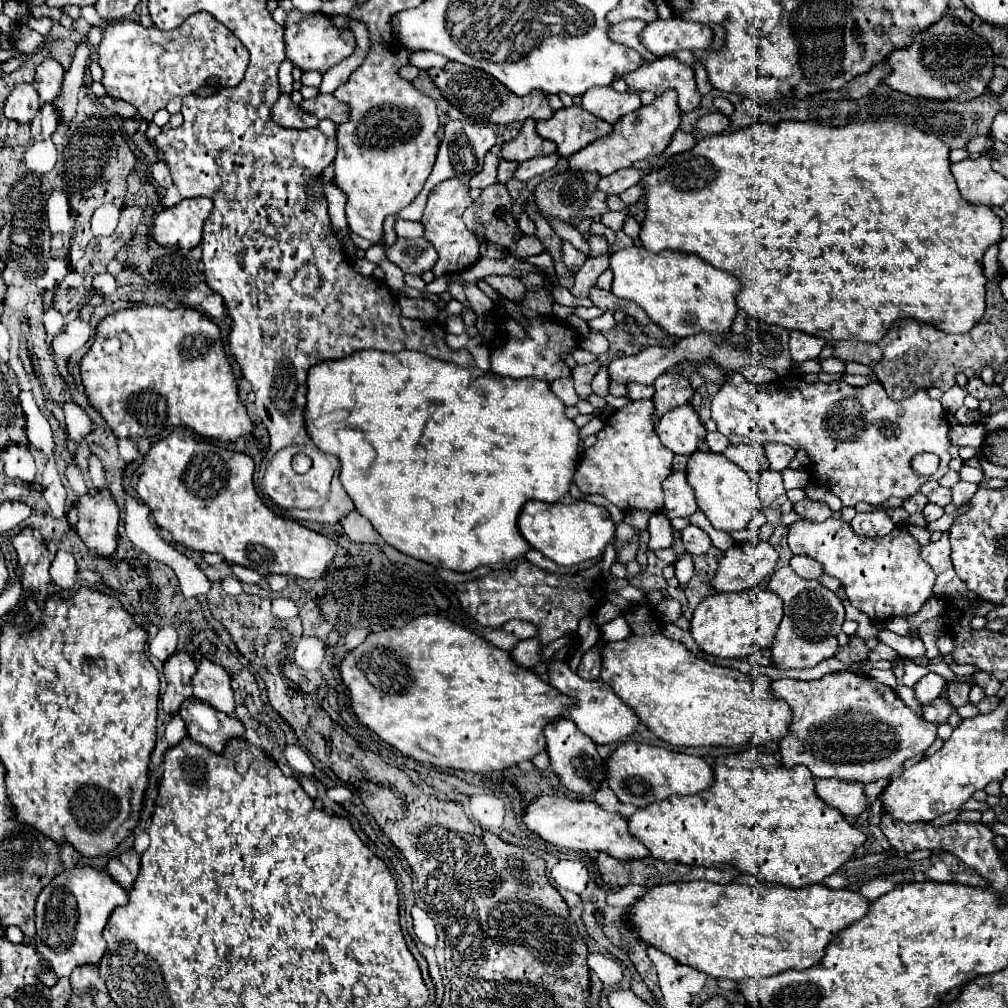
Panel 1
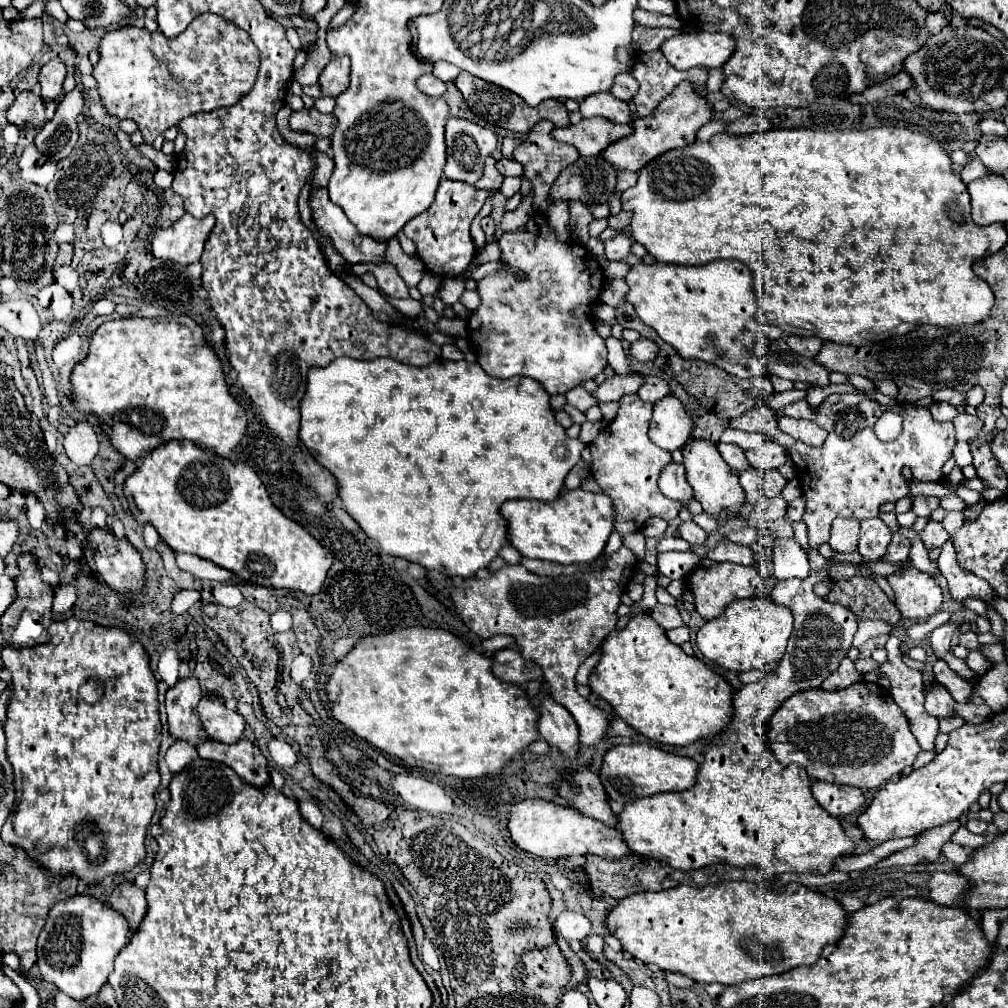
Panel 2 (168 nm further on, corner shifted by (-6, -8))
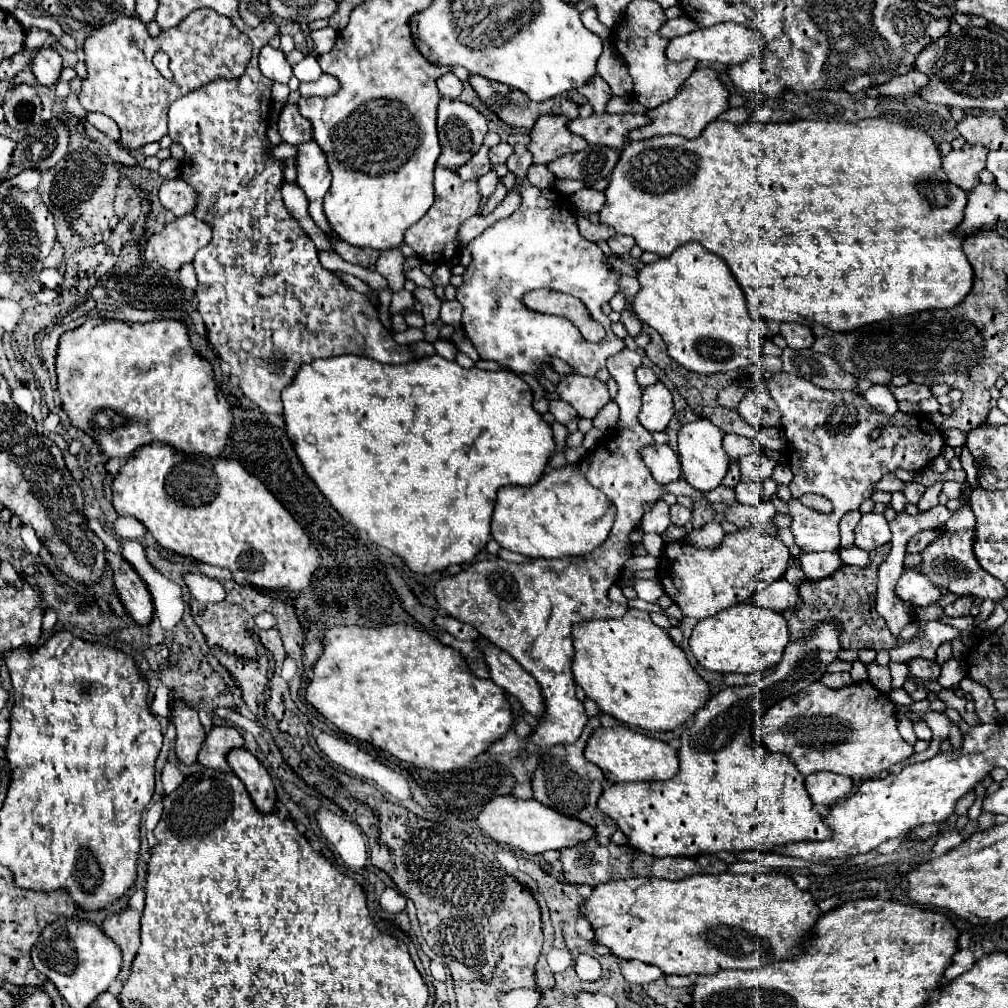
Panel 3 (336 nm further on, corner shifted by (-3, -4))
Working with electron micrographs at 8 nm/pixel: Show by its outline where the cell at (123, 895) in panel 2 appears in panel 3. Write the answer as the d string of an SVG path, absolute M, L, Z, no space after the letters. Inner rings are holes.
M127 908L115 916L109 916L103 922L103 932L121 948L123 954L123 966L117 976L119 986L129 978L131 964L139 950L139 920L141 920L141 912Z

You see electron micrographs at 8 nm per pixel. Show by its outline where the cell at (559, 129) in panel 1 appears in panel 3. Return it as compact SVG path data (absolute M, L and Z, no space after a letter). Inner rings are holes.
M647 112L643 114L593 114L589 118L575 118L569 122L569 130L577 136L583 136L589 144L603 144L611 148L623 148L629 140L633 128L649 124Z

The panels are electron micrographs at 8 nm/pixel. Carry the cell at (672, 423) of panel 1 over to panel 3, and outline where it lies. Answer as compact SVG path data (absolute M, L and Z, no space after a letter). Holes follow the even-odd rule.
M661 382L643 388L643 404L639 412L639 422L649 432L663 432L671 418L673 418L671 392Z

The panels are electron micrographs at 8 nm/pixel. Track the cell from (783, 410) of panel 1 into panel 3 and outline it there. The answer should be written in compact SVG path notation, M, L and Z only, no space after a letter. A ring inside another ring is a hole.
M787 372L773 374L767 386L783 414L783 432L787 436L789 466L793 472L793 480L789 484L789 512L793 516L791 532L795 544L803 552L839 550L837 524L841 516L849 510L859 510L861 502L871 496L873 484L881 480L883 474L897 468L919 470L931 458L941 454L945 444L933 424L901 412L893 418L881 416L857 392L829 392ZM875 428L881 430L881 436L877 440L869 440L867 434ZM805 492L829 498L833 502L833 512L819 514L815 510L807 510L807 506L799 502L799 496Z

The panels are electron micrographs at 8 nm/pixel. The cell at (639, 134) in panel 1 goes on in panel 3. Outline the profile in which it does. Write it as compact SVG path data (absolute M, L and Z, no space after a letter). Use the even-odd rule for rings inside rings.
M707 66L697 68L689 76L689 80L685 80L681 92L673 100L647 112L653 122L643 128L635 128L629 134L629 140L645 140L645 138L663 136L663 134L679 134L683 138L697 138L711 120L717 120L727 110L729 110L729 90L719 80L719 74Z

